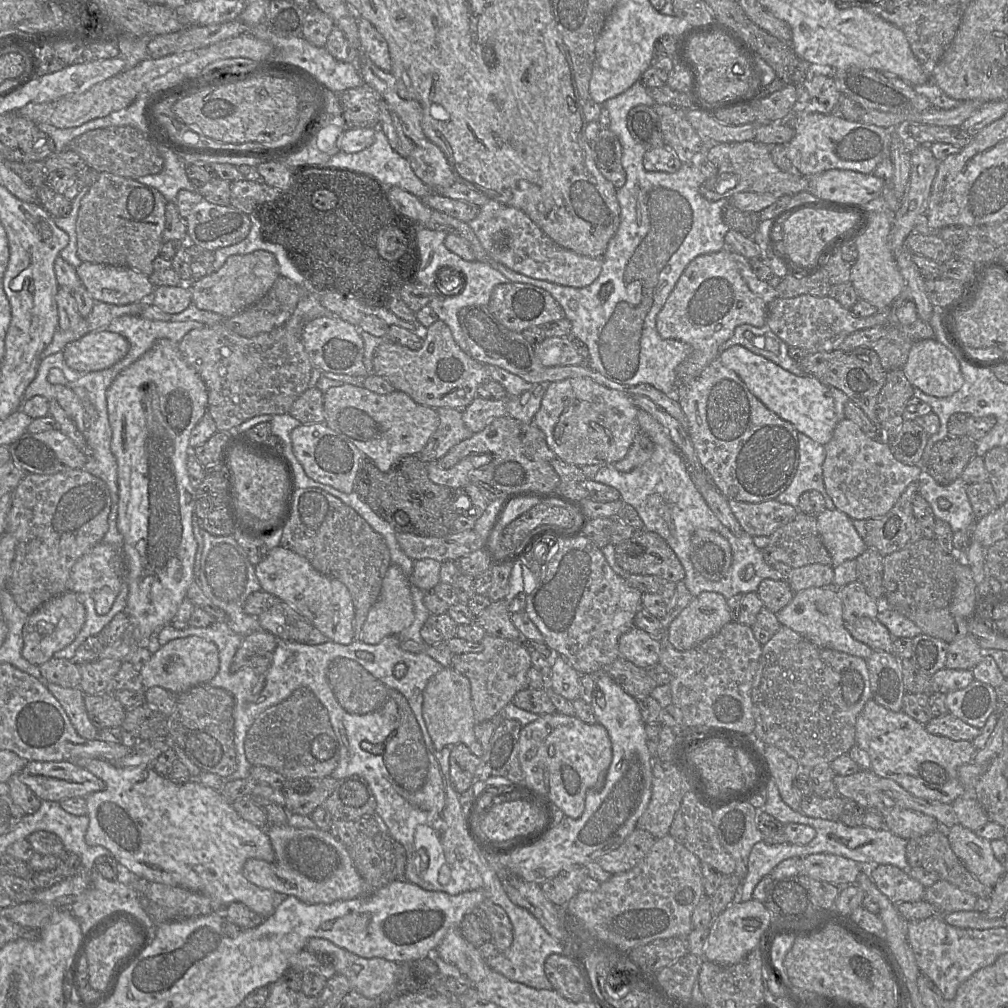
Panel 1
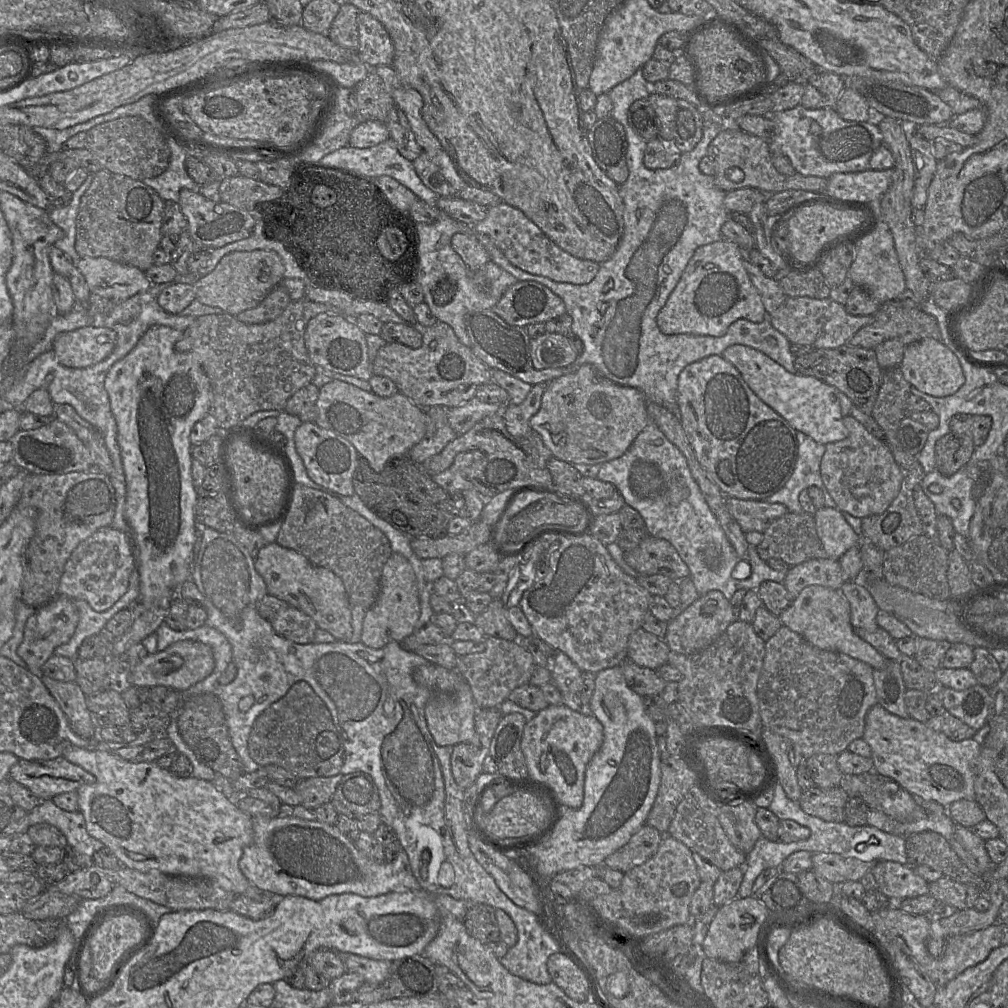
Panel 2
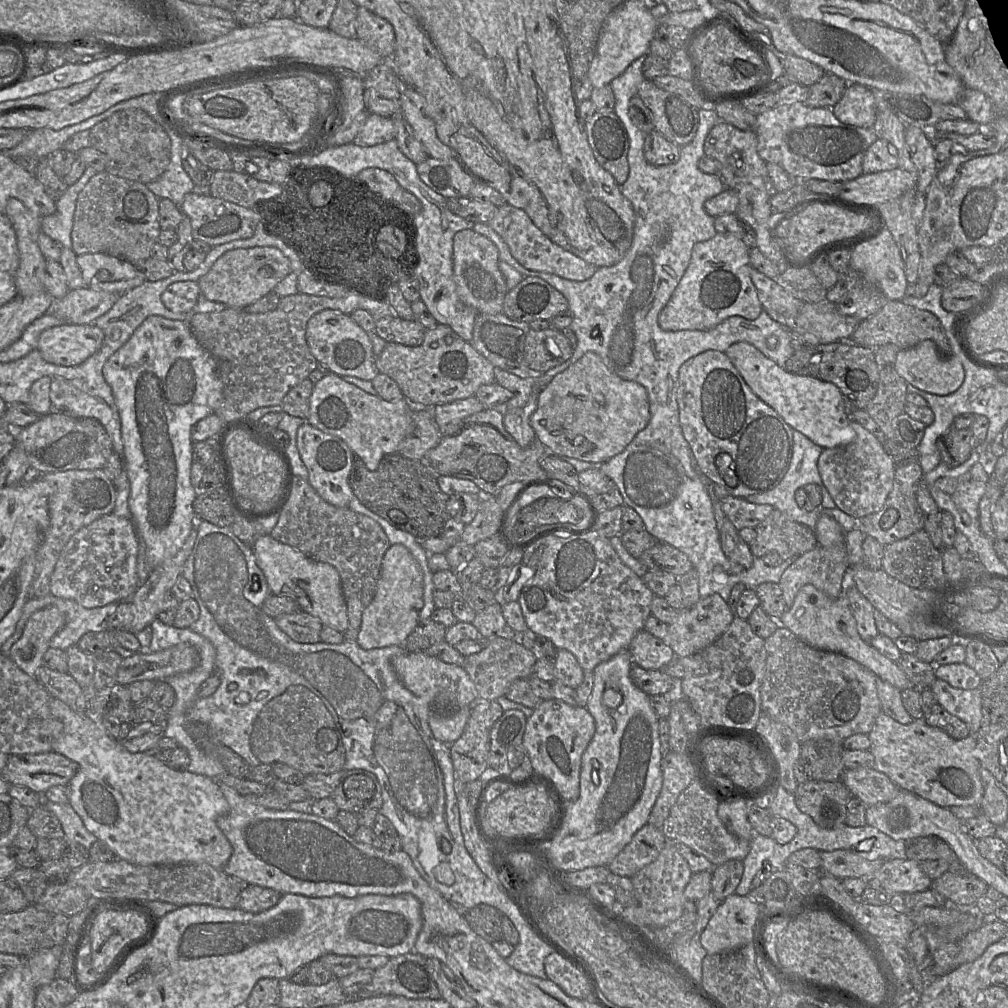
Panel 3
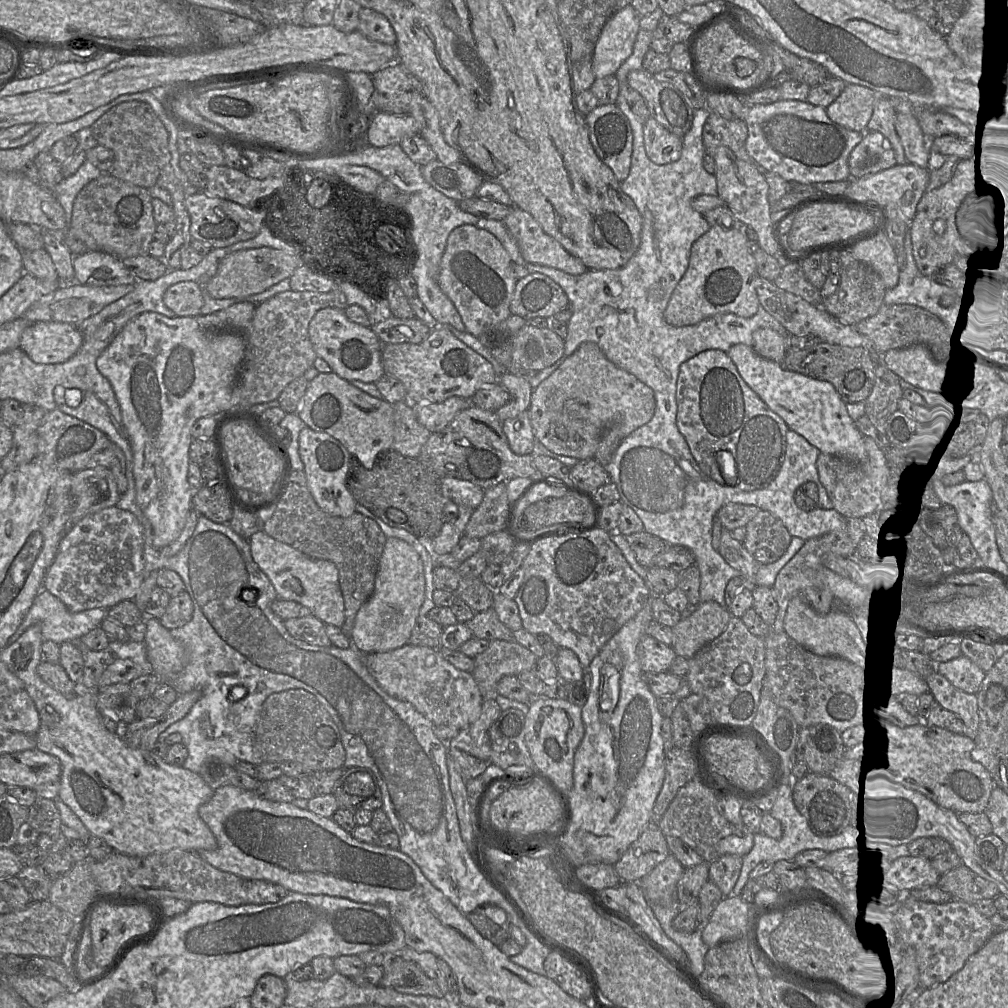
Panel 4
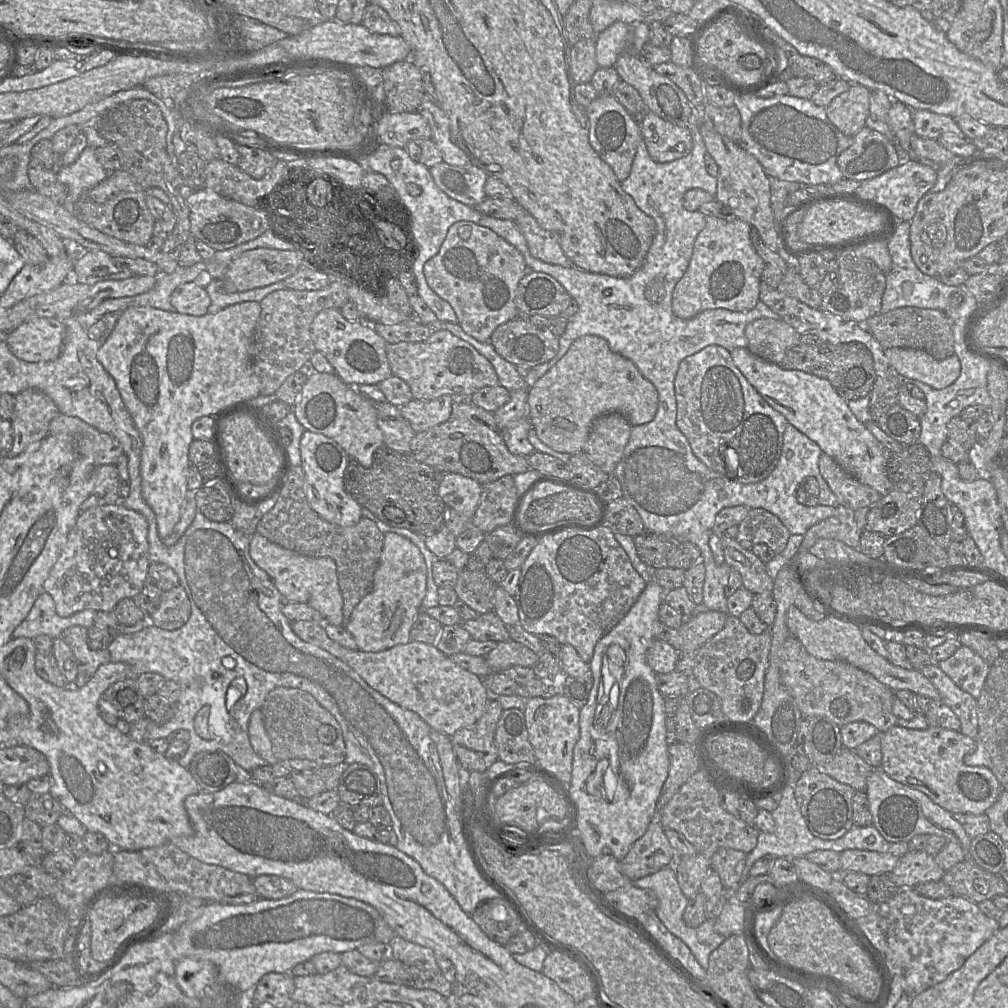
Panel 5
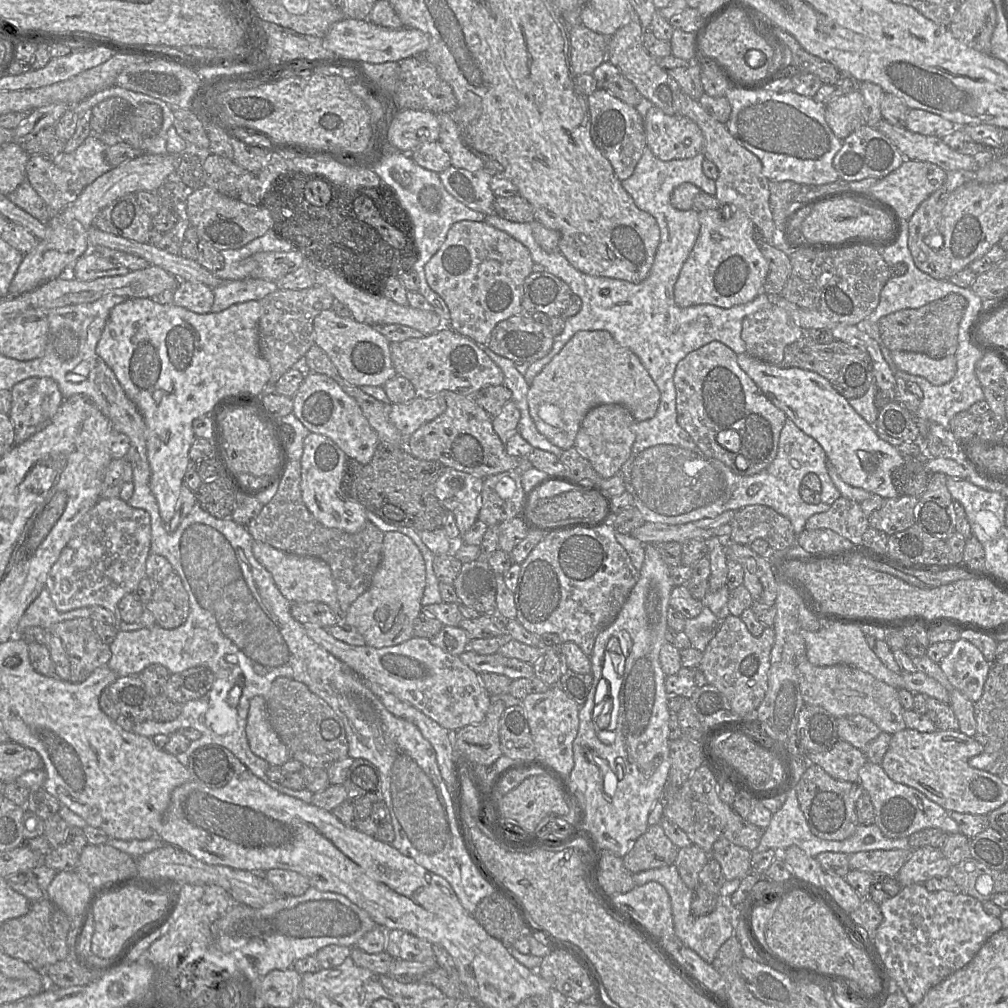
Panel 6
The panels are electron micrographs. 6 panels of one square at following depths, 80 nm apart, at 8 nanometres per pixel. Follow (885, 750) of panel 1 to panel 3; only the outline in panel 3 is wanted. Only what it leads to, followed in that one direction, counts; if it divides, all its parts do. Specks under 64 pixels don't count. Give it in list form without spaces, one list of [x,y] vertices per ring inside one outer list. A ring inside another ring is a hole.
[[[883,711],[877,716],[868,733],[870,752],[874,756],[874,769],[886,774],[901,789],[910,791],[942,807],[980,806],[983,797],[983,784],[980,775],[980,762],[974,757],[975,735],[954,739],[938,727],[928,725],[924,719],[901,724]]]

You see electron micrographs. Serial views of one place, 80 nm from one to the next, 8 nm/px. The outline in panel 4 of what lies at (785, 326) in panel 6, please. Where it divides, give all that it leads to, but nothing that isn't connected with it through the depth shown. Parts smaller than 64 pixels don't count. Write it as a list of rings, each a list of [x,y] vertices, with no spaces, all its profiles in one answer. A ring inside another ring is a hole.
[[[770,328],[753,332],[753,350],[762,358],[781,363],[790,348],[790,339],[798,336],[783,336]]]

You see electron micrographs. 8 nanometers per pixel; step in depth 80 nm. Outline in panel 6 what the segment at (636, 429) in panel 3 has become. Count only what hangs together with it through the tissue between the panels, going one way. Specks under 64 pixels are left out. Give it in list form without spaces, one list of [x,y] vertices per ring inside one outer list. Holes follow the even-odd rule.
[[[604,330],[579,331],[535,376],[527,392],[530,416],[537,430],[562,450],[574,447],[576,435],[587,412],[601,404],[619,404],[627,408],[637,422],[653,418],[660,403],[660,392],[639,358],[616,342]]]

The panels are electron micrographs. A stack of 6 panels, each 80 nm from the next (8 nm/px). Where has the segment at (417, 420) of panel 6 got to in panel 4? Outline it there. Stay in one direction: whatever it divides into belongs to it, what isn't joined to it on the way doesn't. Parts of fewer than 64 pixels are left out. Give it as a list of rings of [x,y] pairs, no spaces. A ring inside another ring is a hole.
[[[458,396],[449,397],[438,403],[413,404],[414,414],[418,422],[429,432],[443,430],[460,411],[473,404],[471,399]]]

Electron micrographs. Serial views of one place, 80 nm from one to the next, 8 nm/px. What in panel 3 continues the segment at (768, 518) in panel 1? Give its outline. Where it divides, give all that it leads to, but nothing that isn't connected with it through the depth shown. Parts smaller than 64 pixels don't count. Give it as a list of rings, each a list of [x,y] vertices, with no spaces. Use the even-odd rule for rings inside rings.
[[[726,496],[722,500],[726,517],[737,530],[756,528],[775,509],[769,504],[755,504],[744,498]]]

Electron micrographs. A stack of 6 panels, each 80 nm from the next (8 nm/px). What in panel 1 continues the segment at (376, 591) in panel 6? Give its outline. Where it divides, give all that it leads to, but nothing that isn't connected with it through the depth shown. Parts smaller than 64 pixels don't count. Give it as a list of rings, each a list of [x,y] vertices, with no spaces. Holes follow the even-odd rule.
[[[391,564],[382,580],[380,595],[368,612],[360,640],[375,645],[390,635],[399,635],[414,621],[411,585],[398,565]]]

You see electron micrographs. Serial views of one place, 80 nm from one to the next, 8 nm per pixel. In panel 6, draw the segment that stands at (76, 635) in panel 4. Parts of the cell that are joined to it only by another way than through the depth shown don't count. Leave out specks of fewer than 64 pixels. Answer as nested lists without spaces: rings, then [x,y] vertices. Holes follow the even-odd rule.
[[[44,587],[24,612],[17,625],[15,636],[20,636],[22,631],[28,627],[38,626],[48,631],[56,623],[88,617],[90,617],[89,607],[77,608],[68,612],[58,611],[48,590]]]

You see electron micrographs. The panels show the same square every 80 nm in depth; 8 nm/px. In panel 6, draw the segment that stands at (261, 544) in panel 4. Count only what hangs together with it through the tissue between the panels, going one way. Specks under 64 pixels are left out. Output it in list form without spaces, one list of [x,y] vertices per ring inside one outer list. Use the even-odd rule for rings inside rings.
[[[253,542],[255,558],[270,572],[282,595],[292,602],[321,602],[339,616],[342,616],[337,599],[336,587],[329,565],[316,557],[305,557],[278,550],[266,543]]]

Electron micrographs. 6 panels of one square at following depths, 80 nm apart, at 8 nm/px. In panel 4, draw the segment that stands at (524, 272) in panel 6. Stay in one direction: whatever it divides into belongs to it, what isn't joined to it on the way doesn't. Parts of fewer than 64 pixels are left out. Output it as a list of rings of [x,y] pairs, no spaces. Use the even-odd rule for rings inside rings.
[[[471,224],[458,226],[450,233],[438,284],[457,309],[465,332],[479,337],[488,327],[507,319],[517,281],[508,252],[492,233]]]

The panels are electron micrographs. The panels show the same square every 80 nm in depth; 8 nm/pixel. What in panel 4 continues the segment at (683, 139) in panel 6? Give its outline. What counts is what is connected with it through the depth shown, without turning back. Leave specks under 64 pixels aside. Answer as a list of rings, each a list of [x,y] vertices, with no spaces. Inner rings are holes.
[[[649,117],[643,124],[644,147],[647,157],[657,165],[677,161],[681,156],[682,138],[671,133]]]

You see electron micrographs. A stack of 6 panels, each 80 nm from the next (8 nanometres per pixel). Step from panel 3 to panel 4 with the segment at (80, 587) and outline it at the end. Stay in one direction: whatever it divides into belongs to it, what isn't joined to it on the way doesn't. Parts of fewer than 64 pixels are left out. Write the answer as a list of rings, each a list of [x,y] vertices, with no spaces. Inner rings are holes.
[[[112,506],[89,514],[63,536],[42,589],[60,599],[73,613],[93,608],[110,609],[123,600],[134,600],[145,579],[143,548],[143,526],[131,512]]]

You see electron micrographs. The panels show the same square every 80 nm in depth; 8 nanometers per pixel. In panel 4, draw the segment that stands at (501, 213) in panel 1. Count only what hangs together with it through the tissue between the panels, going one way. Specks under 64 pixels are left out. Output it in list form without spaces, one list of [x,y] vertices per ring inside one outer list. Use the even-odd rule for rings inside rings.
[[[513,207],[502,220],[516,241],[522,257],[530,263],[580,275],[588,269],[577,257],[567,252],[528,212]]]

